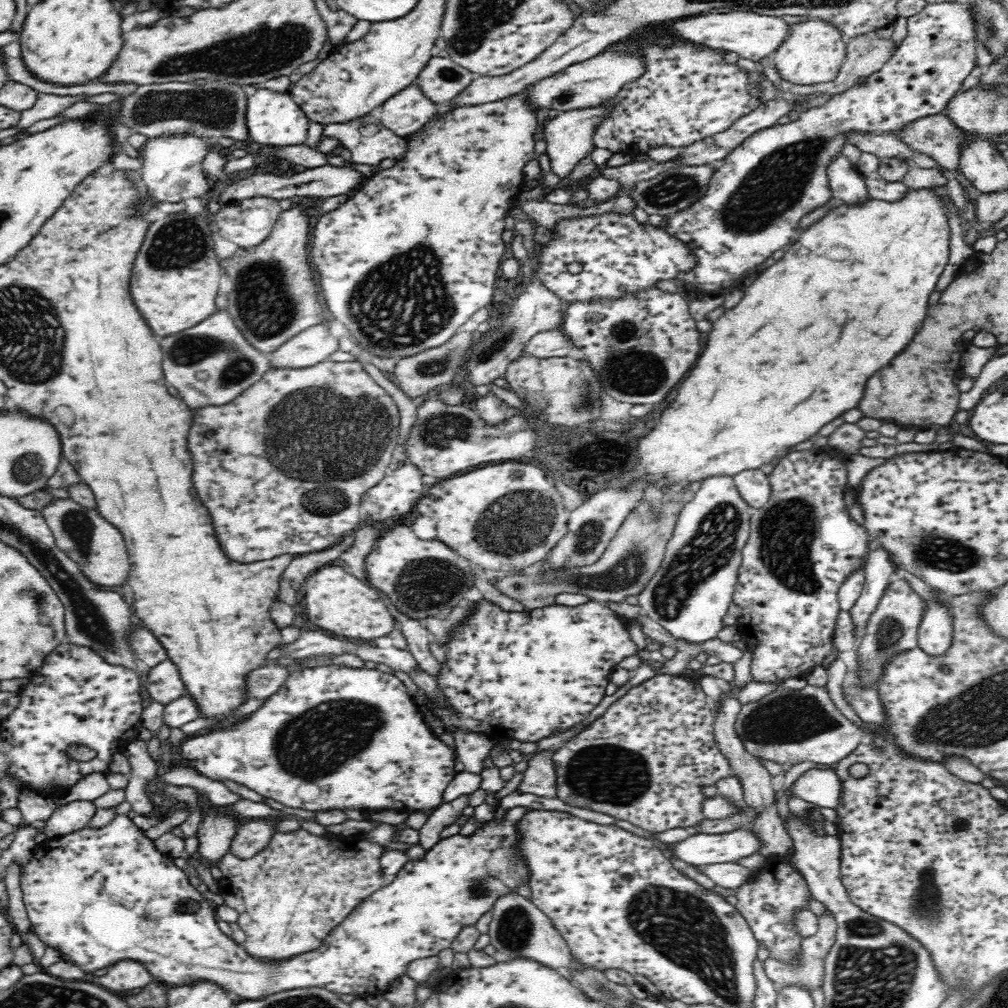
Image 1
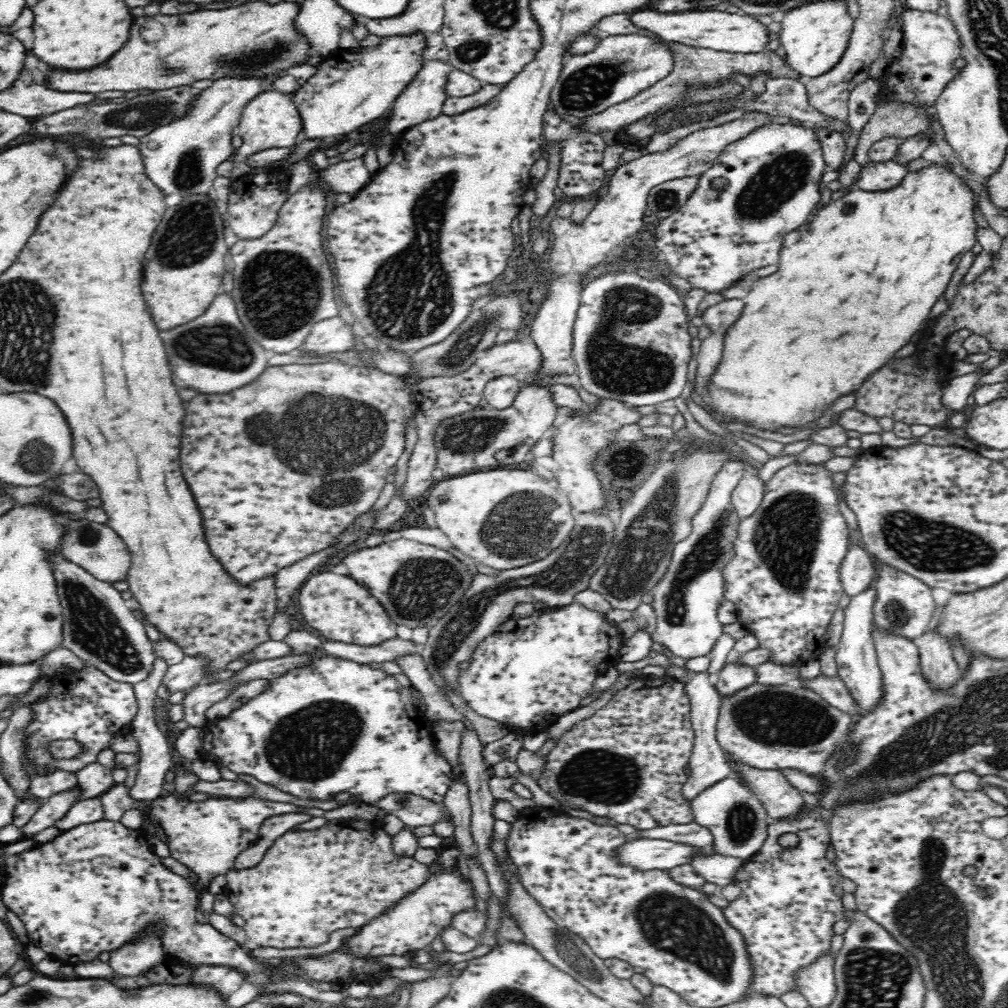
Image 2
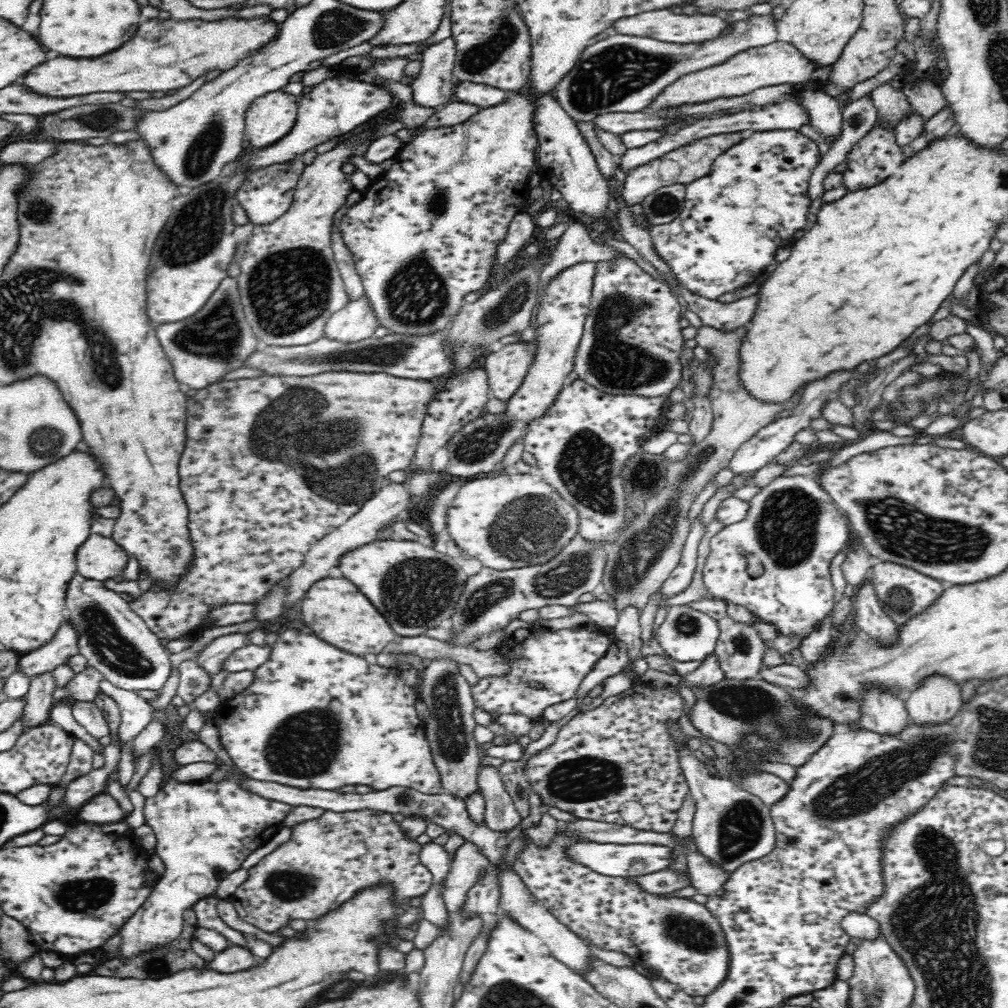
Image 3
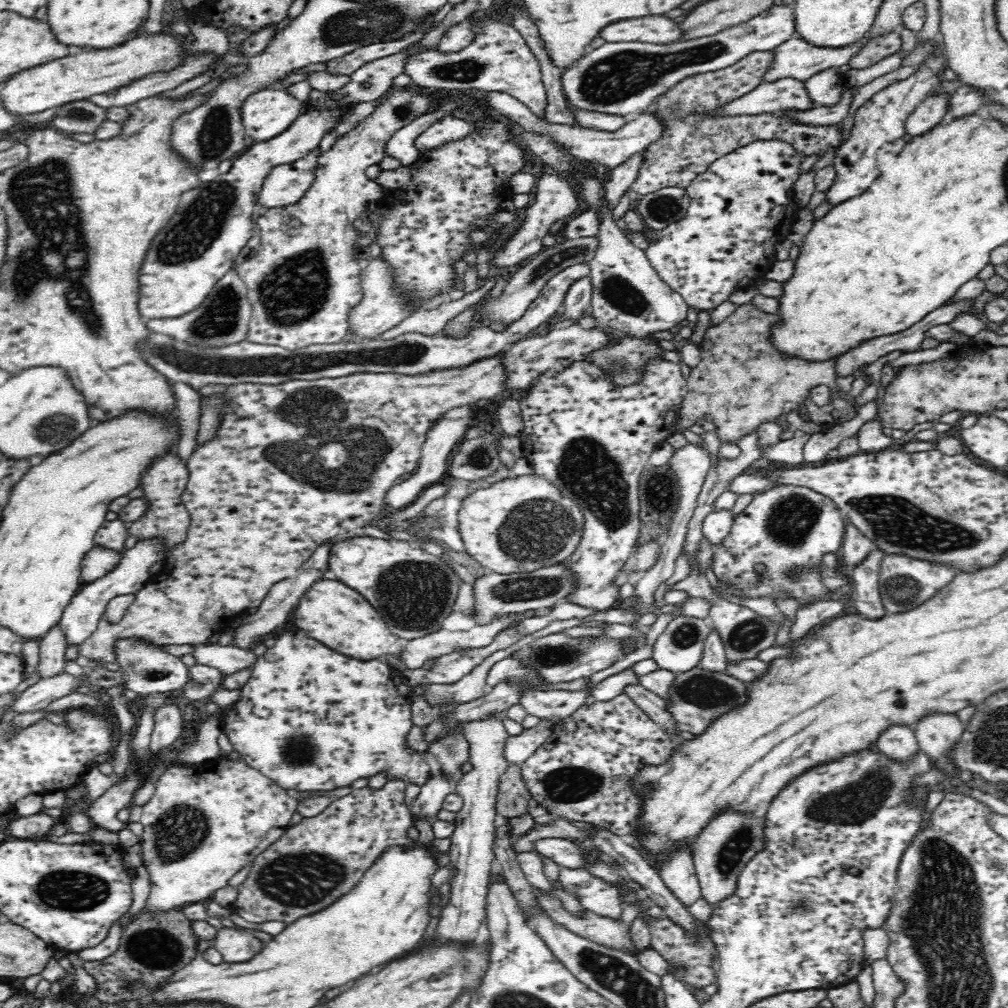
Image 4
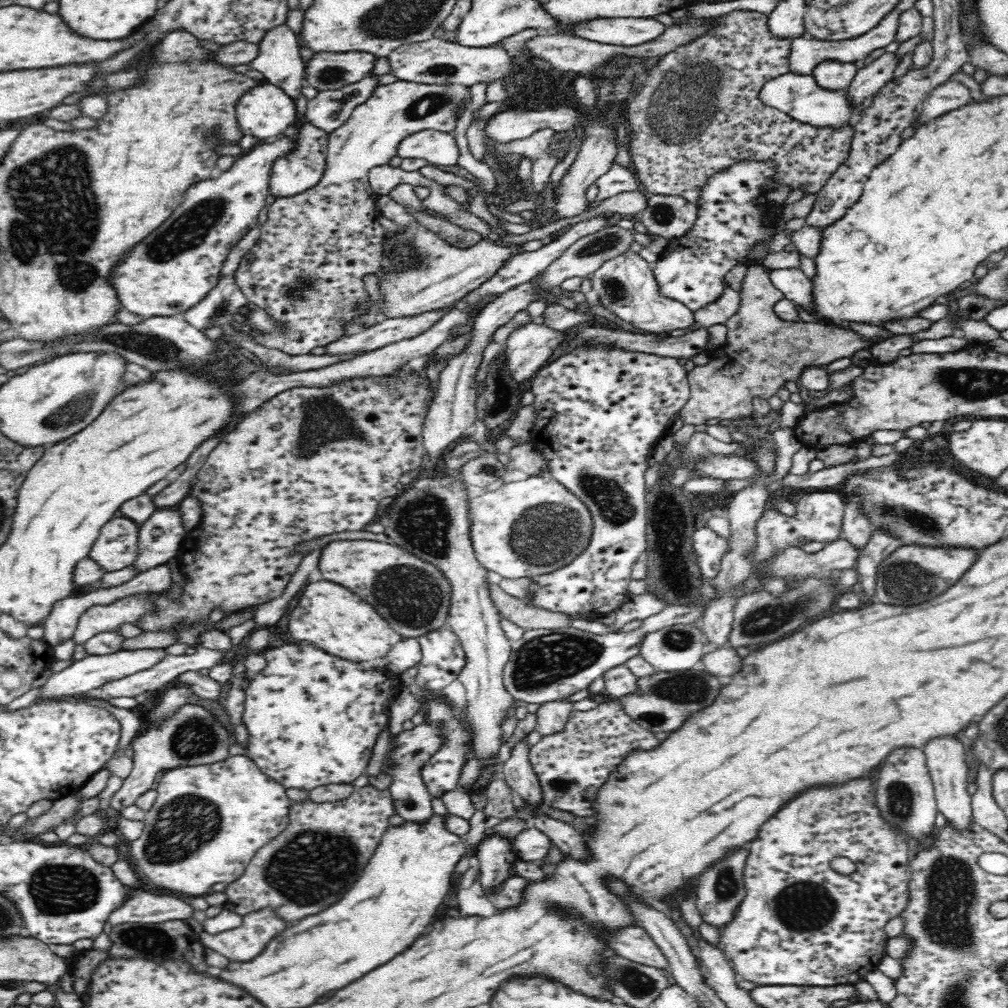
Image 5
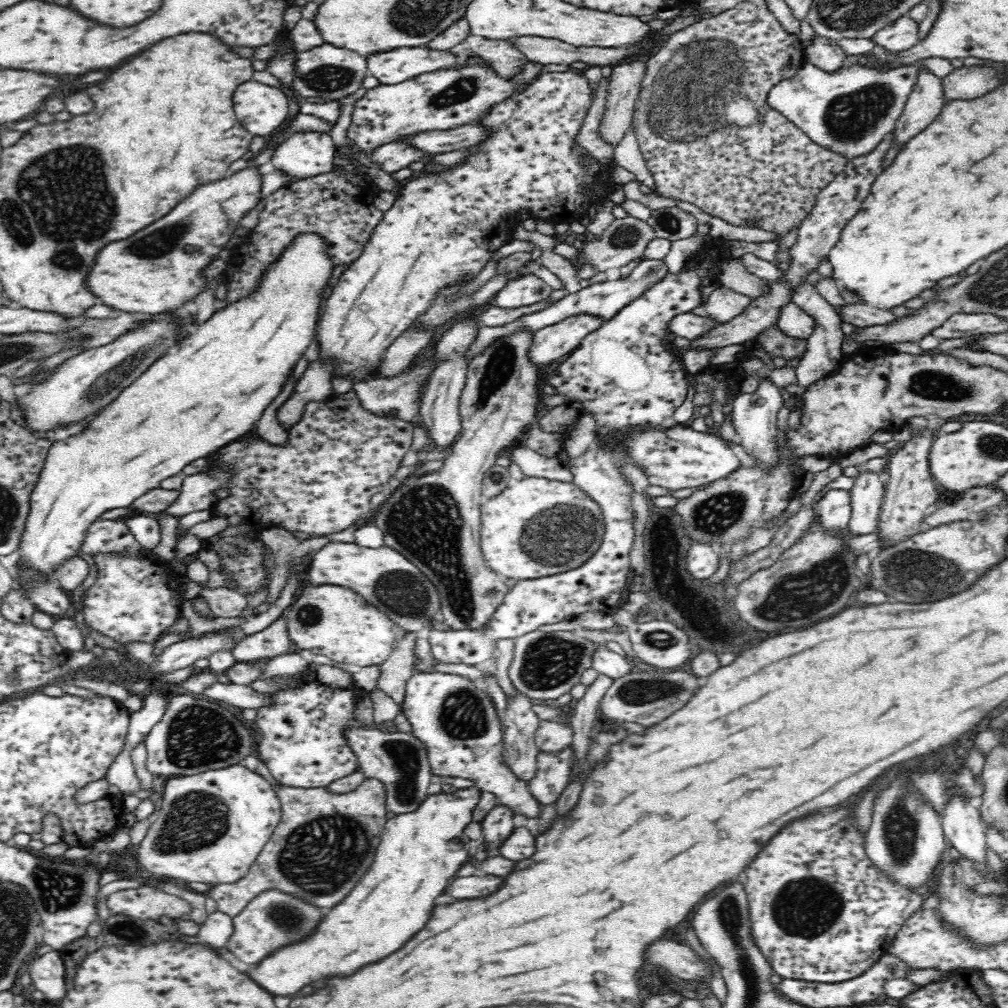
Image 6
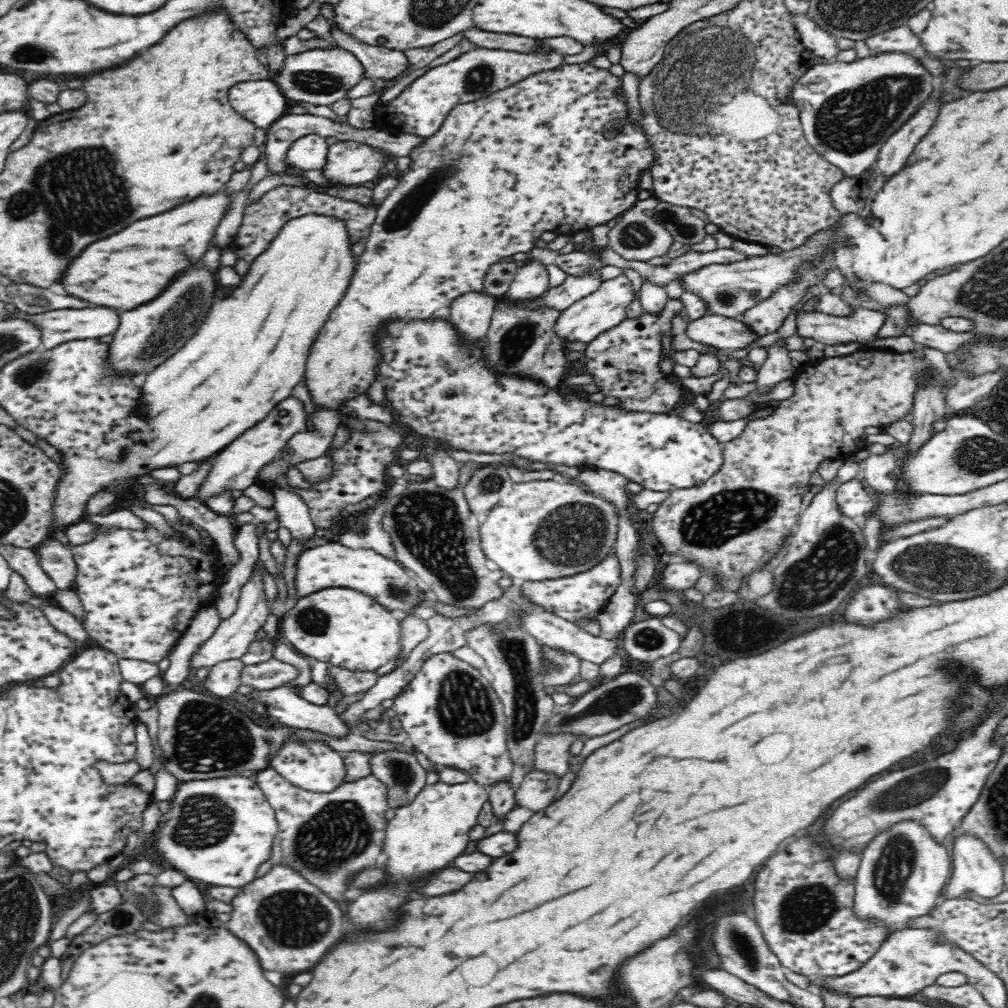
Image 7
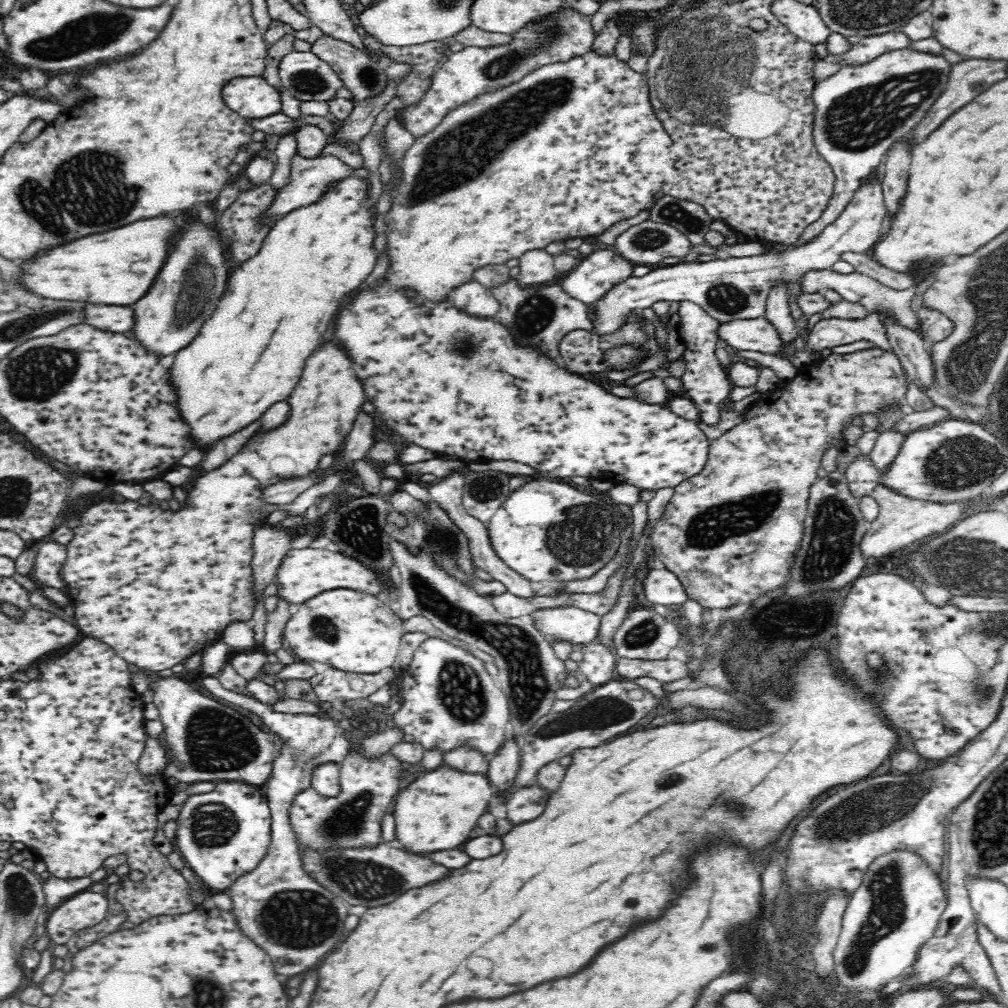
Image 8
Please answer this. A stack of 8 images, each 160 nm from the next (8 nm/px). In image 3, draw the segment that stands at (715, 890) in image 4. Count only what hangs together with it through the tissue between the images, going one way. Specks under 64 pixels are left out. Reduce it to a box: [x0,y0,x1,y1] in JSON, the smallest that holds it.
[667,720,776,874]

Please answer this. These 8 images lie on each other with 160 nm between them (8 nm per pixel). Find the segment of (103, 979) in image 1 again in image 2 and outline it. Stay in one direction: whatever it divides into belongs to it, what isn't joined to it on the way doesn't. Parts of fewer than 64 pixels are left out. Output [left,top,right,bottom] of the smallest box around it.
[108,922,165,976]

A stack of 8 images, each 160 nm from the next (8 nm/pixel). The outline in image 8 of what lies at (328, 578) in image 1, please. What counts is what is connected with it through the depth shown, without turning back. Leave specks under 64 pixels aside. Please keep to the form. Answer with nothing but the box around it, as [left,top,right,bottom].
[283,590,405,674]

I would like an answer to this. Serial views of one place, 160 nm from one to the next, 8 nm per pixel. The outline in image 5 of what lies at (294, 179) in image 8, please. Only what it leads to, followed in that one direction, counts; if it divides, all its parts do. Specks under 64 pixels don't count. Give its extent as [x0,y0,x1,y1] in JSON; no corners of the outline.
[396,130,458,166]

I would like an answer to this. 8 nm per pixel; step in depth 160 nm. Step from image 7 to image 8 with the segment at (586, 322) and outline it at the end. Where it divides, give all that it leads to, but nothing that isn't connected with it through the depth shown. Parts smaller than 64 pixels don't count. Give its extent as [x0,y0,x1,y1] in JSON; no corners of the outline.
[590,163,887,334]

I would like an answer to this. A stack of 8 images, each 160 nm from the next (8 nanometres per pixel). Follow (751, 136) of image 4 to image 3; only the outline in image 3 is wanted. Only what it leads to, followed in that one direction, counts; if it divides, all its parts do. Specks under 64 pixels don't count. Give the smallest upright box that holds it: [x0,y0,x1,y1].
[621,131,743,206]

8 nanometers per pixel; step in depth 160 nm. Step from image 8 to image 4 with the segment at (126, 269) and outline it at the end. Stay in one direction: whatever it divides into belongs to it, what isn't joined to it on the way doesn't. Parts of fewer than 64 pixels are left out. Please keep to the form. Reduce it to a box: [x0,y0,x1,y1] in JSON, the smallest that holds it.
[138,105,345,320]

